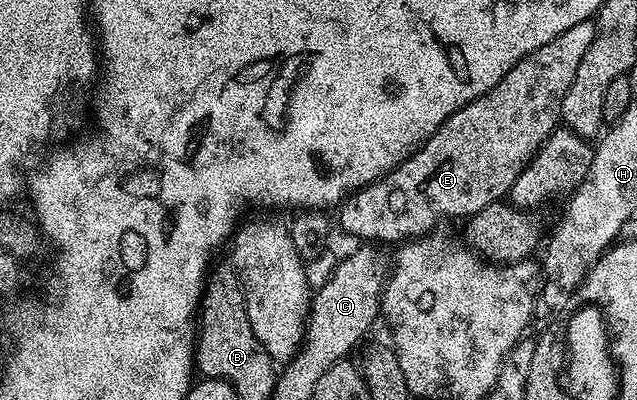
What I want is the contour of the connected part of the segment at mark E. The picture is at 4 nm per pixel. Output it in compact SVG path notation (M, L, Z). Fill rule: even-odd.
M595 21L579 22L574 24L574 28L566 28L562 36L550 40L550 44L542 44L542 48L518 60L518 64L514 64L514 68L510 68L510 72L506 72L506 76L502 76L490 92L454 112L454 116L445 120L438 132L423 142L404 163L395 166L384 178L344 199L338 207L341 228L372 244L400 244L433 233L443 218L467 220L482 208L501 201L511 191L514 180L518 180L538 148L542 148L544 141L561 125L562 100L566 92L570 92L570 84L574 84L574 76L578 73L578 64L582 64L582 56L586 56L586 48L590 48L595 35Z

